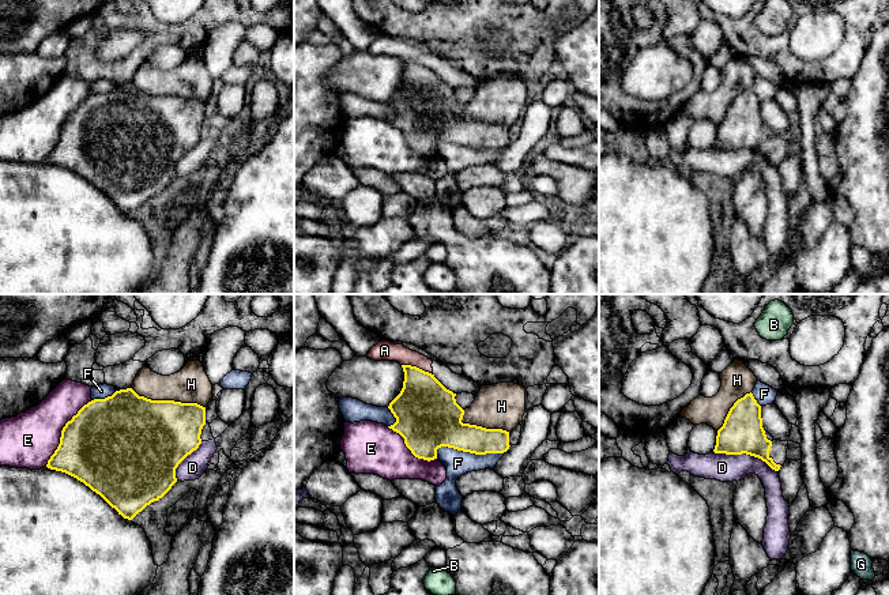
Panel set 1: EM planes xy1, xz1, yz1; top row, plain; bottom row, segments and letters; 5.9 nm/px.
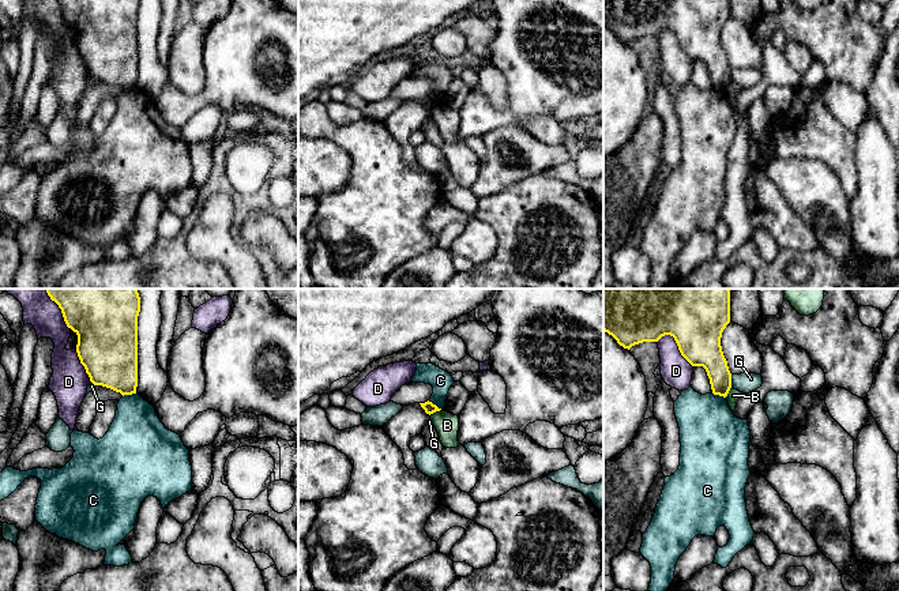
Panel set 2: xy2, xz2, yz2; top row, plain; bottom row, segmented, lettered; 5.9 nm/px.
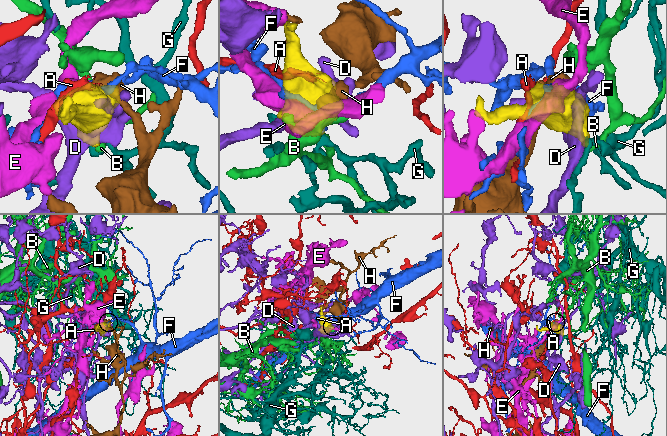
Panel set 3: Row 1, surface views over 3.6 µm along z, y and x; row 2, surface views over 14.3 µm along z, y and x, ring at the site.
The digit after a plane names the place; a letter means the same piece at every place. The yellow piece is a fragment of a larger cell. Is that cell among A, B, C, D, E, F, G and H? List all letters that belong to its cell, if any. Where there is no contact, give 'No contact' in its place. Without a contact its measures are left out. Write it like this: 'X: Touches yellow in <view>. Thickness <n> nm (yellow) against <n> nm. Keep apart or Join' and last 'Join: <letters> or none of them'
A: Touches yellow in xz1. Thickness 340 nm (yellow) against 120 nm. Keep apart
B: Touches yellow in xz2. Thickness 70 nm (yellow) against 140 nm. Keep apart
C: Touches yellow in yz2. Thickness 170 nm (yellow) against 360 nm. Keep apart
D: Touches yellow in yz1. Thickness 240 nm (yellow) against 160 nm. Keep apart
E: Touches yellow in xy1. Thickness 480 nm (yellow) against 320 nm. Keep apart
F: Touches yellow in xz1. Thickness 300 nm (yellow) against 150 nm. Keep apart
G: Touches yellow in yz2. Thickness 200 nm (yellow) against 120 nm. Keep apart
H: Touches yellow in xy1. Thickness 460 nm (yellow) against 220 nm. Keep apart
Join: none of them

